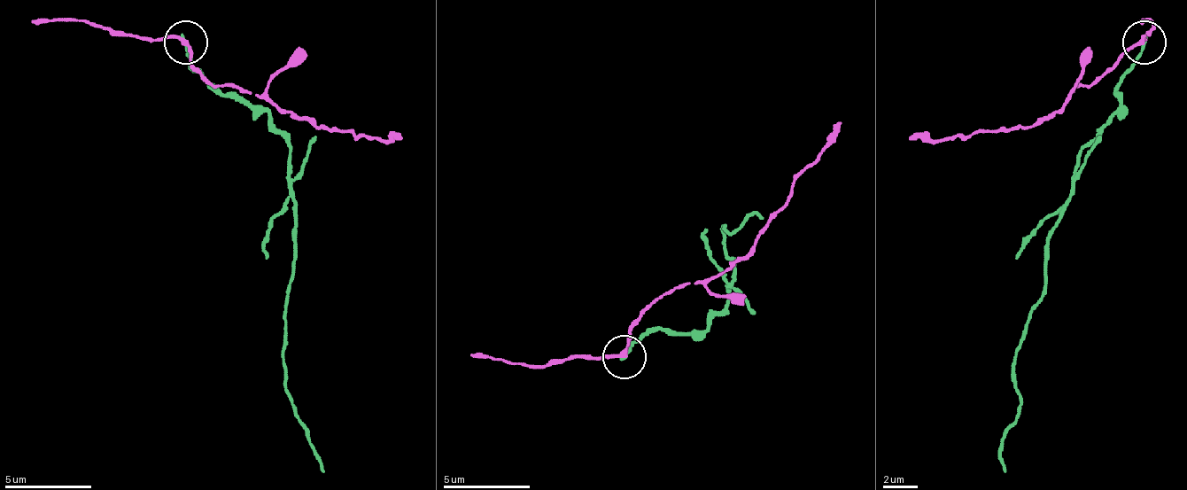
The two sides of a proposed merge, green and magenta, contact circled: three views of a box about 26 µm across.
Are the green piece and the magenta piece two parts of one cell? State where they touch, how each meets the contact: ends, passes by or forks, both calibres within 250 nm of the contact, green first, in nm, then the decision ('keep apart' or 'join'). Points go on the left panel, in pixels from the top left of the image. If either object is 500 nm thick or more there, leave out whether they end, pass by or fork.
(185, 42) | green ends | magenta passes by | 190/200 nm | keep apart

